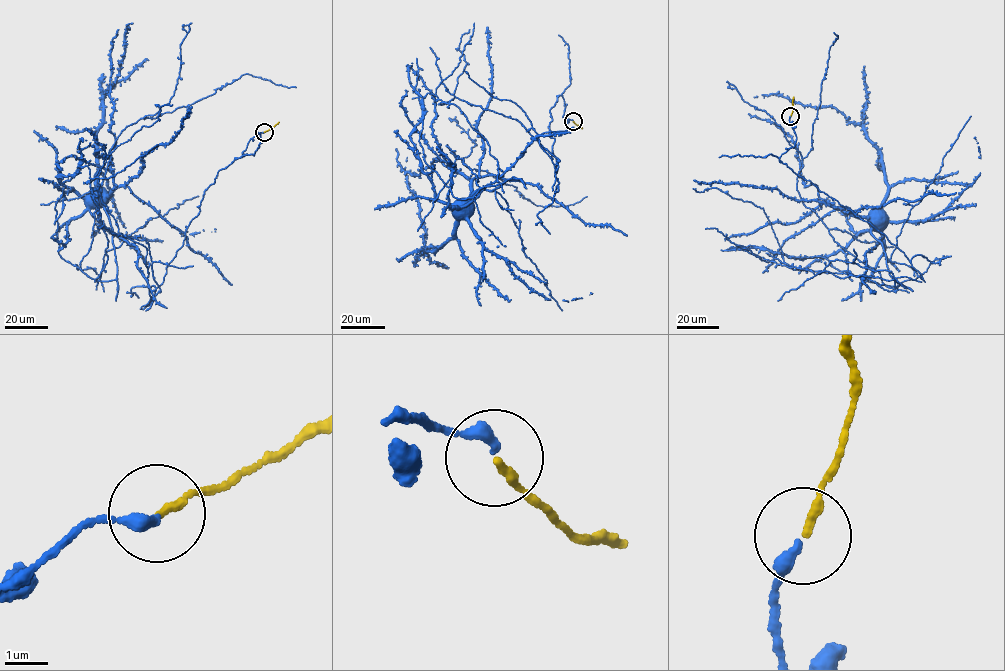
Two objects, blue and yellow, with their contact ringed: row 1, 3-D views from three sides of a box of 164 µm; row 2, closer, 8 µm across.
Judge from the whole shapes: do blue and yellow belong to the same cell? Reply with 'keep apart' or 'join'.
join

